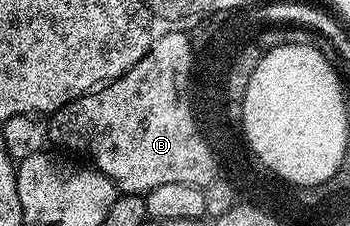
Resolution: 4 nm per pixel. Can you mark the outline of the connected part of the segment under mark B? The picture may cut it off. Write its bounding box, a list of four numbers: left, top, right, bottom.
[46,32,217,195]

